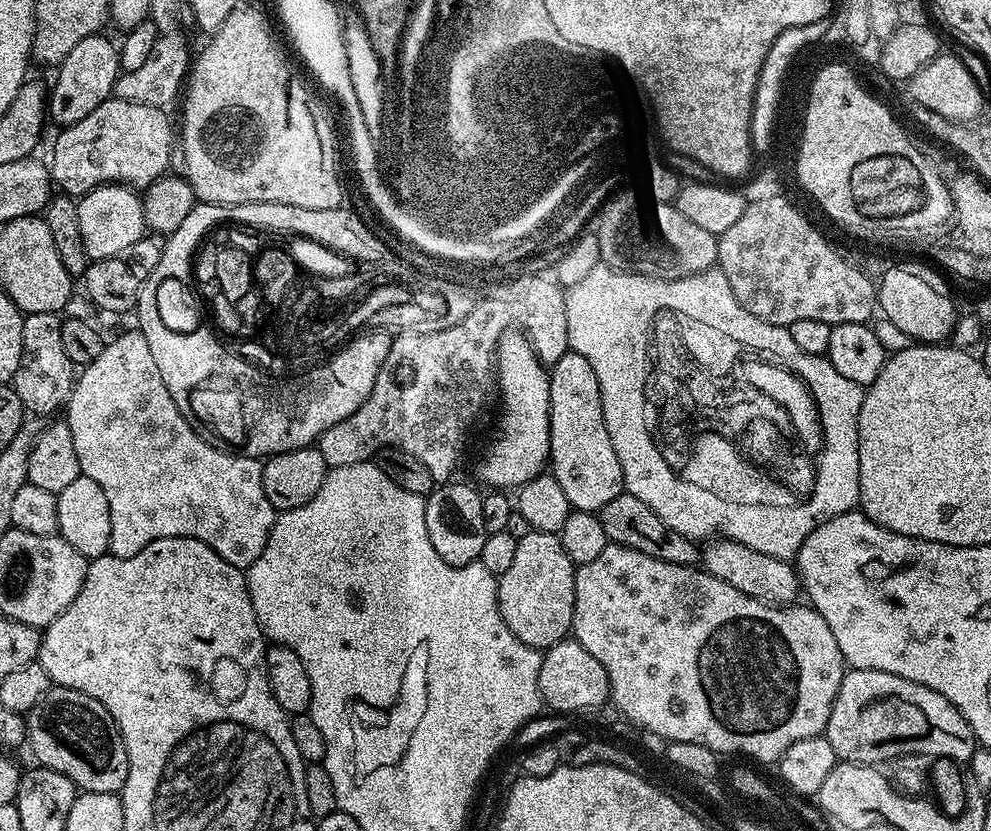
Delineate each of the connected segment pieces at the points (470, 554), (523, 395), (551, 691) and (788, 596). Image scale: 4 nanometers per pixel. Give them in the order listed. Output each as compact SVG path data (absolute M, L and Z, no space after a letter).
M444 482L433 487L432 493L425 499L426 534L430 534L430 542L434 550L438 550L438 558L442 558L442 562L450 566L466 566L479 561L488 537L486 526L482 526L484 496L468 484L456 483Z
M523 331L503 332L496 343L494 380L498 385L498 400L504 403L500 429L492 445L484 452L476 472L492 490L519 490L523 484L541 475L549 463L550 454L550 372L536 357L532 341Z
M575 638L559 640L553 648L547 649L540 657L538 670L538 690L540 699L556 712L579 713L586 704L607 704L608 679L606 670L602 670L602 662L586 650Z
M709 539L702 548L702 567L714 578L722 578L722 582L730 582L734 590L742 590L742 594L750 594L750 598L764 600L767 604L791 605L802 588L796 569L789 561L770 558L770 554L750 550L750 546L742 546L742 542L733 540Z

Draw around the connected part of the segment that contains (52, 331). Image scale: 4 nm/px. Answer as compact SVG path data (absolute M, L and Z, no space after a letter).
M33 312L24 319L24 354L20 368L12 379L12 387L22 400L25 409L36 416L60 409L75 388L76 365L73 363L63 336L63 319L59 313Z

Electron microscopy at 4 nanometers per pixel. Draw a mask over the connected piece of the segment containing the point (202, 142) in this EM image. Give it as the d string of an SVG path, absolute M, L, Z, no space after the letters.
M241 6L222 22L222 26L211 37L212 40L198 55L191 61L190 71L186 79L186 91L182 96L184 102L184 132L182 128L182 148L184 144L184 160L188 163L186 178L192 184L192 189L196 192L197 201L206 204L257 204L258 202L282 202L290 206L306 206L306 210L330 210L341 207L344 200L344 184L342 179L342 156L340 152L332 151L332 133L326 120L329 113L316 101L314 93L308 89L308 84L299 76L292 72L288 65L288 60L284 57L282 49L276 45L276 40L272 37L272 28L268 25L268 20L256 8Z

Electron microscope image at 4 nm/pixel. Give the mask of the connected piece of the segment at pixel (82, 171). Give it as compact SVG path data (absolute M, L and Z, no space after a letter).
M110 98L86 114L82 122L74 122L61 127L60 137L52 148L52 160L50 168L55 181L60 184L65 193L73 198L79 198L90 190L101 188L104 184L126 184L137 190L143 190L153 184L160 176L169 171L172 164L172 147L177 147L178 132L172 129L172 120L167 116L168 112L154 105L144 105L138 101L120 100Z

